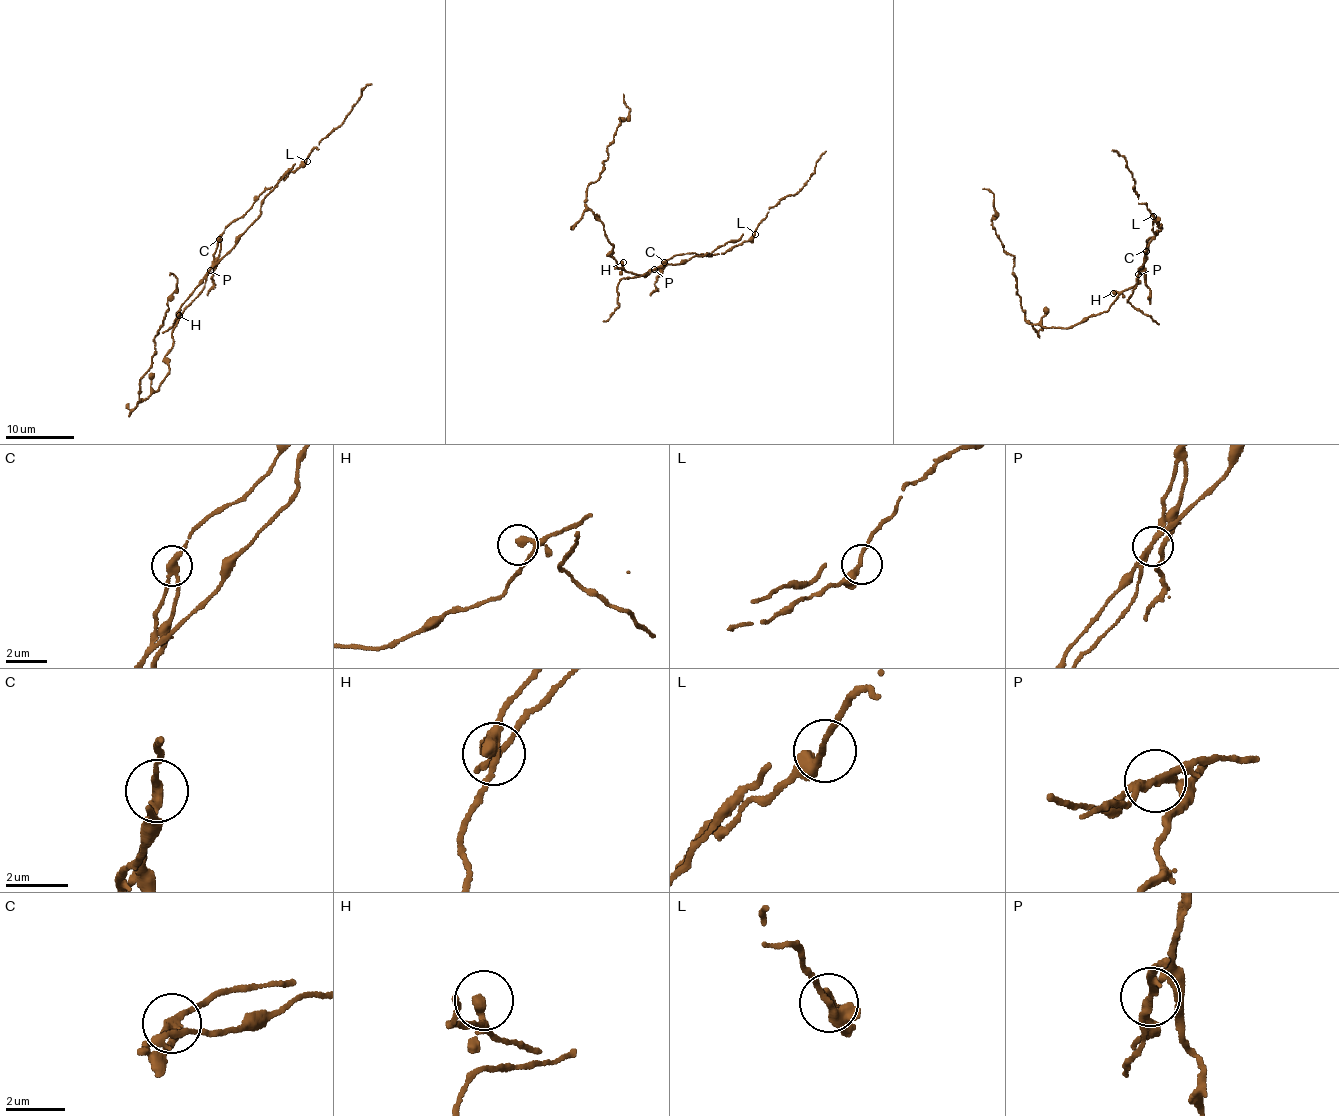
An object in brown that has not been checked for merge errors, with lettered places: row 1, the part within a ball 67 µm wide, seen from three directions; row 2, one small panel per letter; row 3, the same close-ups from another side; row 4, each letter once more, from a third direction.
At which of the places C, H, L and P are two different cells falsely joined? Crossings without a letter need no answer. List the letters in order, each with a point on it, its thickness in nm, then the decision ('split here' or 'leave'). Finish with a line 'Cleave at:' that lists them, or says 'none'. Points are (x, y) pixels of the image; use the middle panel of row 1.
C: at (664, 262); 240 nm thick; split here
H: at (623, 262); 240 nm thick; leave
L: at (755, 234); 220 nm thick; leave
P: at (654, 269); 200 nm thick; split here
Cleave at: C, P

